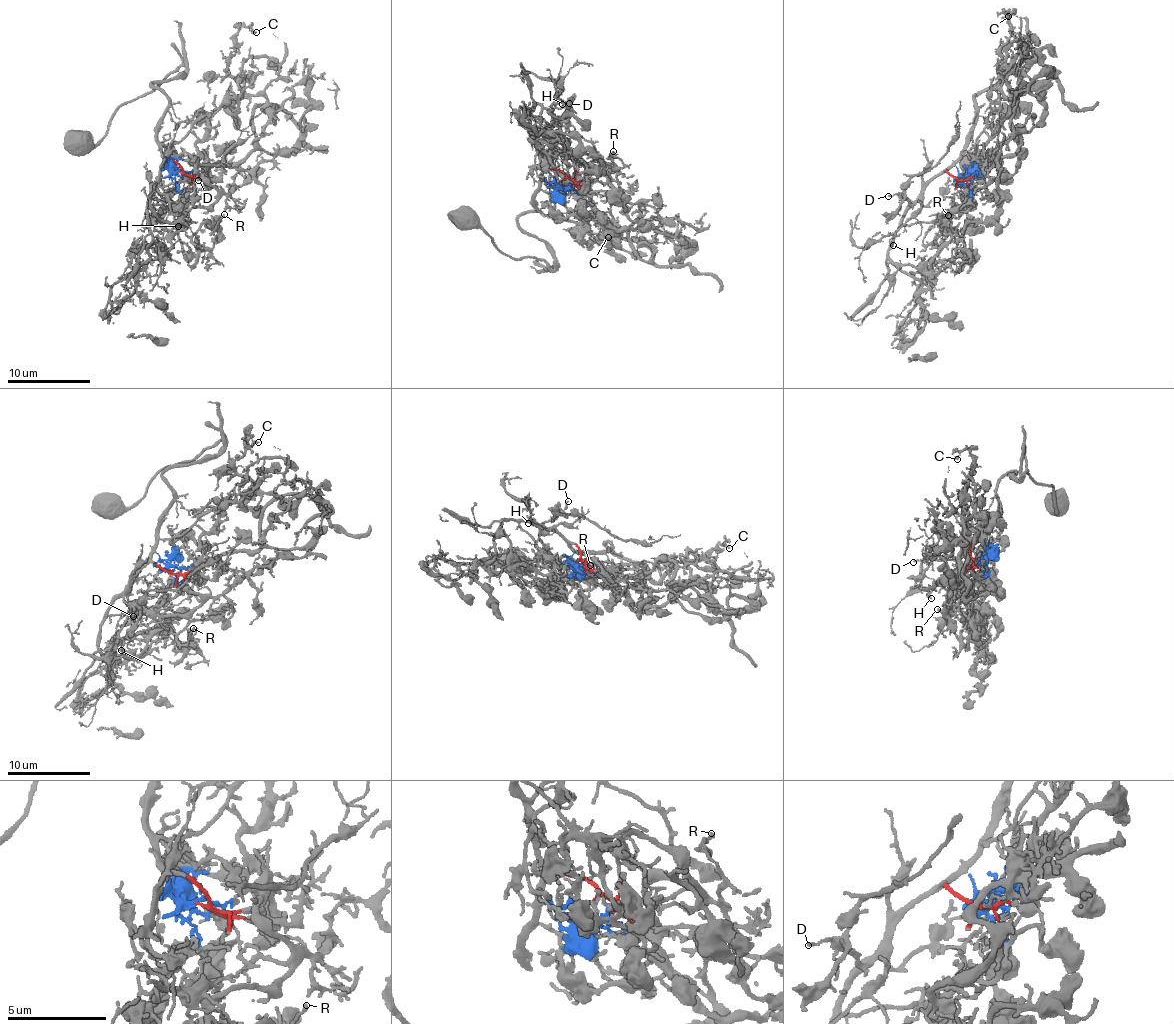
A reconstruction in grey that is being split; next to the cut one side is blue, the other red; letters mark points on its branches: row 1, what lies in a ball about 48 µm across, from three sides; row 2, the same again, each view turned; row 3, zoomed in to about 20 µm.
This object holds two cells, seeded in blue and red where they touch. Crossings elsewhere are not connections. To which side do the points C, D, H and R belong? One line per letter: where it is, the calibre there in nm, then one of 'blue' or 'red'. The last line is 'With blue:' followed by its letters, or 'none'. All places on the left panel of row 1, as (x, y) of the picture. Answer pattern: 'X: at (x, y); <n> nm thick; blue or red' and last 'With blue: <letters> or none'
C: at (256, 32); 150 nm thick; blue
D: at (198, 180); 110 nm thick; red
H: at (178, 226); 110 nm thick; red
R: at (224, 214); 150 nm thick; blue
With blue: C, R

